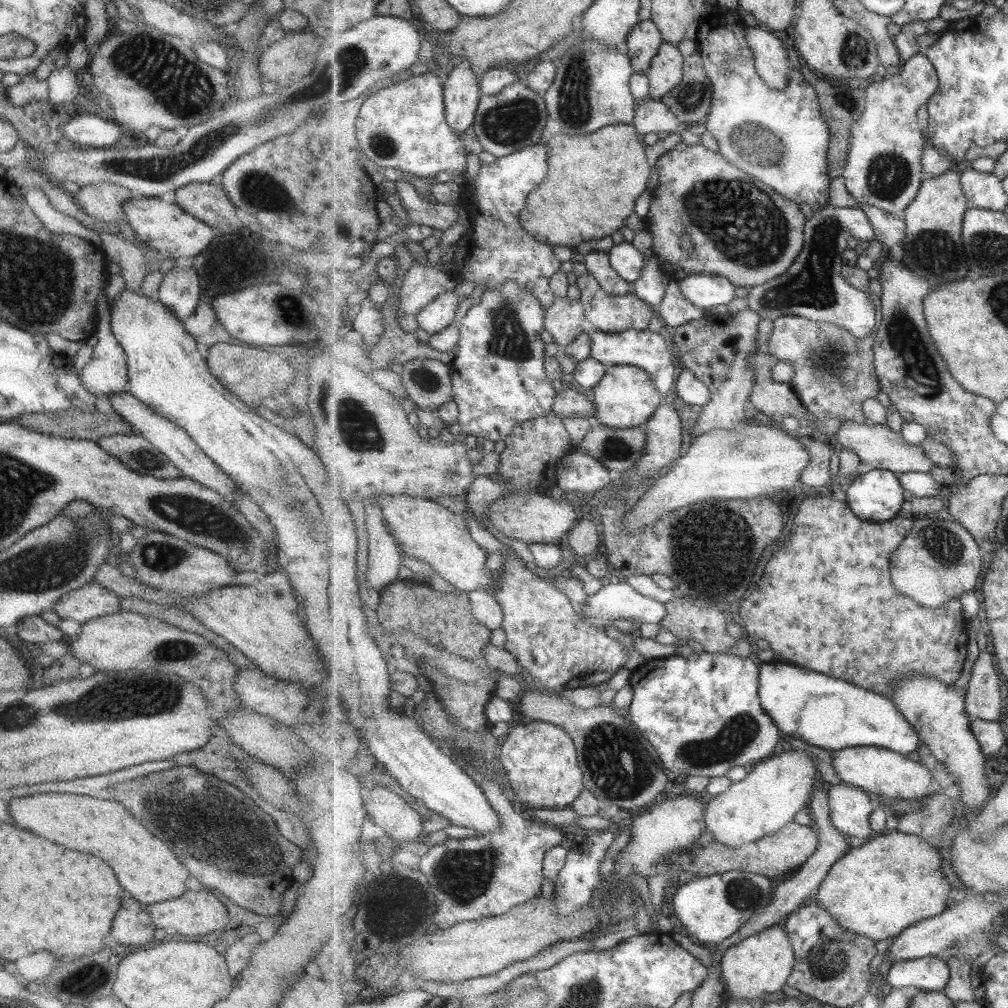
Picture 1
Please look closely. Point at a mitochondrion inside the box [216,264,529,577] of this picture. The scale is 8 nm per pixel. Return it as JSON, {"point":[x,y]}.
{"point":[358,428]}

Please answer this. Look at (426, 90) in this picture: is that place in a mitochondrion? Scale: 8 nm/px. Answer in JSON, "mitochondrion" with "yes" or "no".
{"mitochondrion":"no"}

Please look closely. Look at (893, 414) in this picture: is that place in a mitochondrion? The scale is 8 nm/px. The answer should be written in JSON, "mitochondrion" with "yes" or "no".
{"mitochondrion":"no"}

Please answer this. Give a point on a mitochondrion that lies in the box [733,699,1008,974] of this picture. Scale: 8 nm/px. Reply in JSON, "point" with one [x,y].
{"point":[960,943]}

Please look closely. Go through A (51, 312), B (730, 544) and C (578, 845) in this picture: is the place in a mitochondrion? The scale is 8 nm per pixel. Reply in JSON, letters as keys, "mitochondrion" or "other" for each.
{"A":"mitochondrion","B":"mitochondrion","C":"other"}

